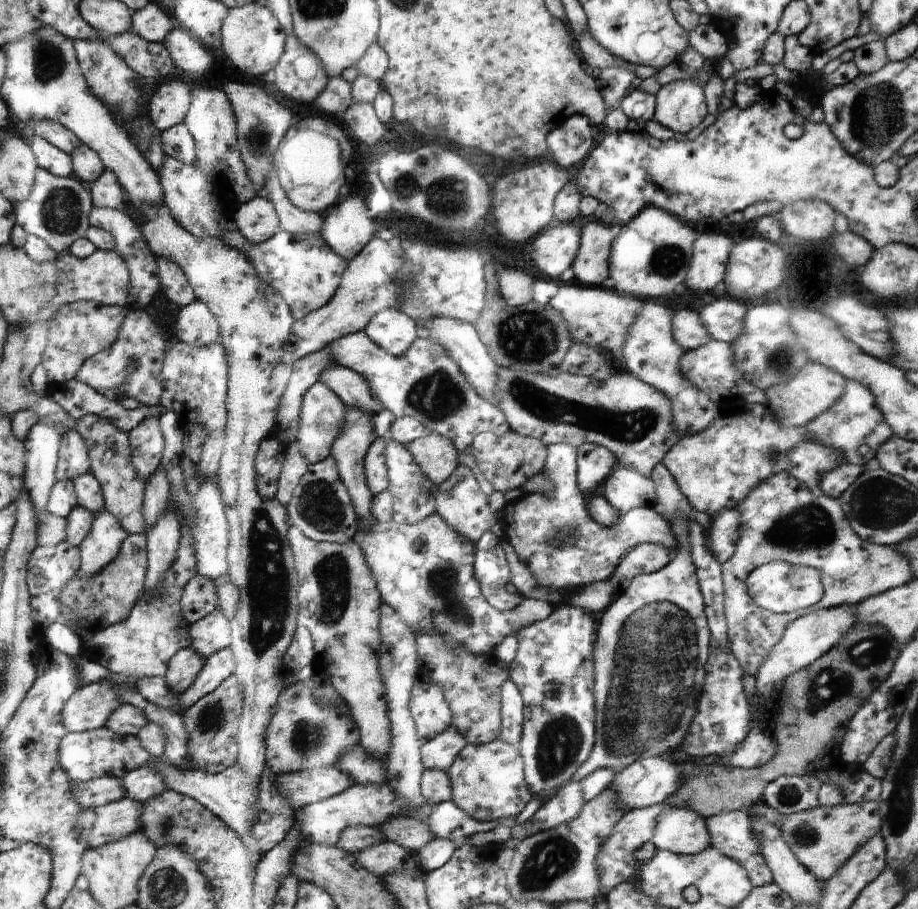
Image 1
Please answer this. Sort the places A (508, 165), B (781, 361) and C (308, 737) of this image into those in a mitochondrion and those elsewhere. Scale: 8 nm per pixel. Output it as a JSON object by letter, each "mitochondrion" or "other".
{"A":"other","B":"mitochondrion","C":"mitochondrion"}

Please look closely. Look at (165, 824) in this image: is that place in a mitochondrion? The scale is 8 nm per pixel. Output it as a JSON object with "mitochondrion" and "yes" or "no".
{"mitochondrion":"yes"}

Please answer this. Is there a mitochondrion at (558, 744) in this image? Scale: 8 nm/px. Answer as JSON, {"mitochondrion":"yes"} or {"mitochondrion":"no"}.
{"mitochondrion":"yes"}

